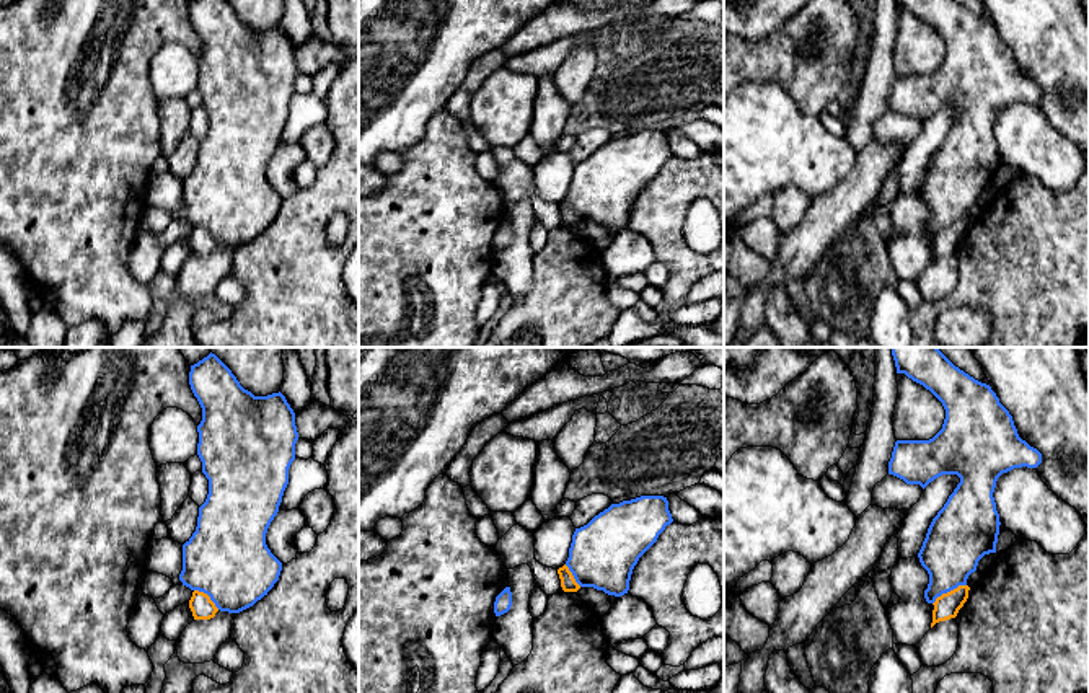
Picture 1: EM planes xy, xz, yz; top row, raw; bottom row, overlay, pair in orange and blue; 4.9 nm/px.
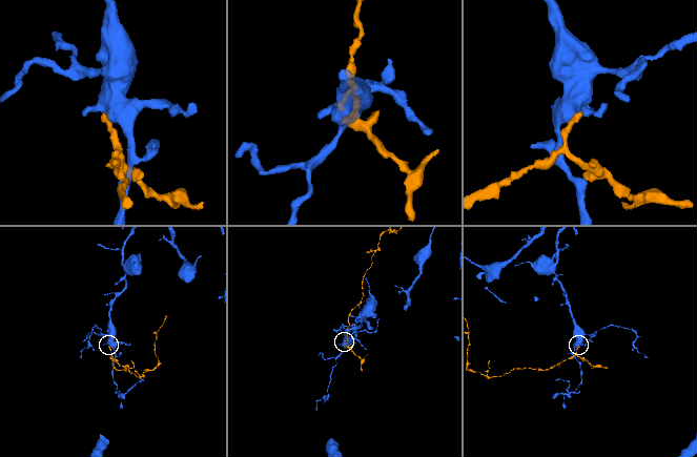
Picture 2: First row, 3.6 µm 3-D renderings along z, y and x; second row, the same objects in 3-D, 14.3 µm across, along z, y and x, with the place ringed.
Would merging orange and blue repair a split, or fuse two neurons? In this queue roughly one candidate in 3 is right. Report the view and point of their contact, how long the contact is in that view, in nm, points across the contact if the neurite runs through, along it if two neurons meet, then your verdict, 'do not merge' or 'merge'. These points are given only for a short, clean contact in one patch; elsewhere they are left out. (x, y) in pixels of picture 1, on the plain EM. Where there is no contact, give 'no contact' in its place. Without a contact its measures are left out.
meets orange in yz at (947, 227); contact 190 nm long; border along yz (965, 219), (943, 227), (933, 238); do not merge

